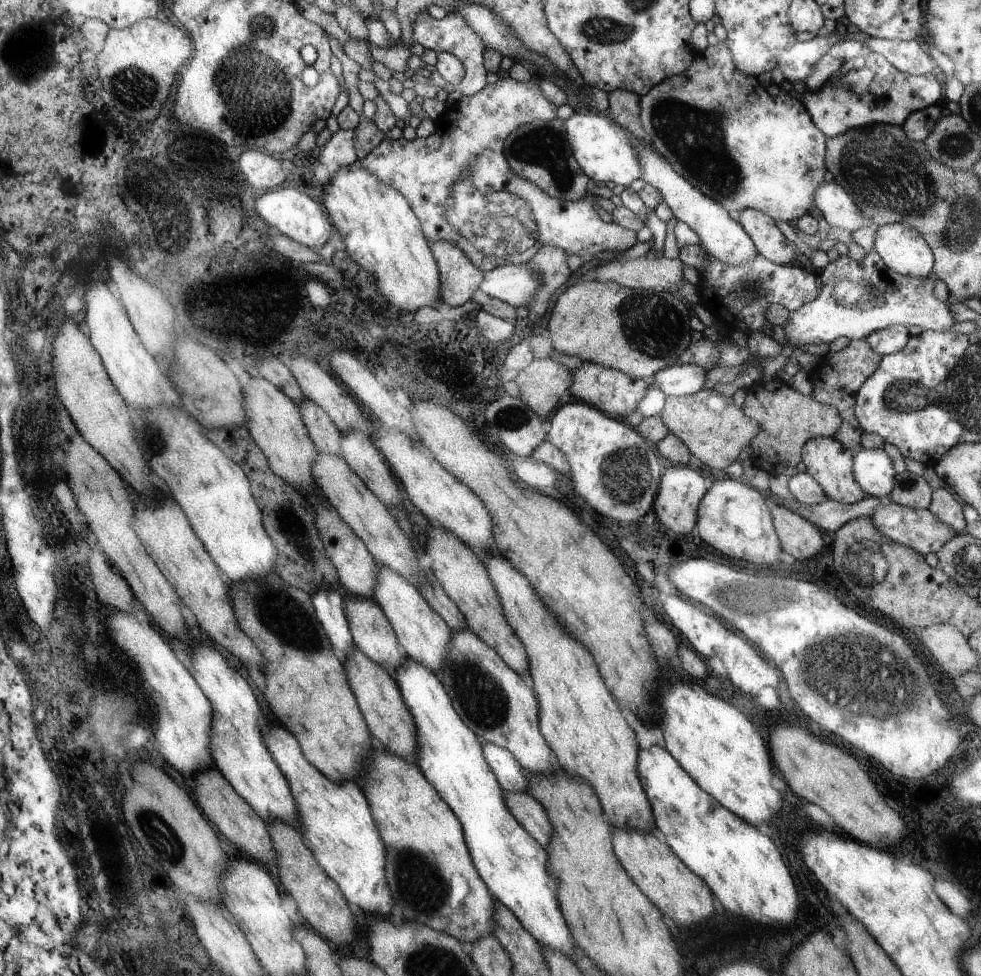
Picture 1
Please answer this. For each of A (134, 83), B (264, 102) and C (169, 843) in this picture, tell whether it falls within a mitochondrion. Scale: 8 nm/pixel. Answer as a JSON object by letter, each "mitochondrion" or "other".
{"A":"mitochondrion","B":"mitochondrion","C":"mitochondrion"}

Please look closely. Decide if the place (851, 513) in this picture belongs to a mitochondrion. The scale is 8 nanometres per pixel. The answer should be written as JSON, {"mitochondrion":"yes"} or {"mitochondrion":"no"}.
{"mitochondrion":"no"}

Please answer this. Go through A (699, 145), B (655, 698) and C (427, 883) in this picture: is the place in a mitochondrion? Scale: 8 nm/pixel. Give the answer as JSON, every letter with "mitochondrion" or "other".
{"A":"mitochondrion","B":"other","C":"mitochondrion"}

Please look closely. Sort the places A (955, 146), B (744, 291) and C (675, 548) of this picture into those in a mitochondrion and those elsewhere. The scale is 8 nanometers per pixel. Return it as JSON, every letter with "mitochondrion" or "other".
{"A":"mitochondrion","B":"mitochondrion","C":"other"}

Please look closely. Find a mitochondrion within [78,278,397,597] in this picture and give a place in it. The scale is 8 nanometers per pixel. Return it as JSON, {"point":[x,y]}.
{"point":[156,441]}

